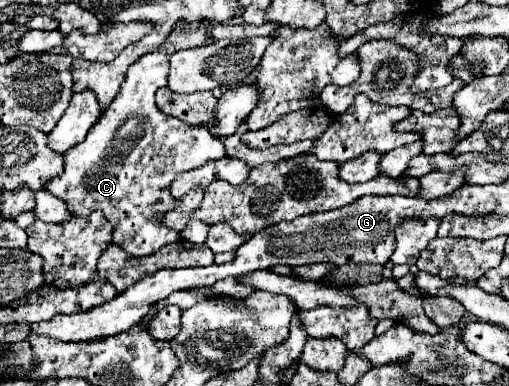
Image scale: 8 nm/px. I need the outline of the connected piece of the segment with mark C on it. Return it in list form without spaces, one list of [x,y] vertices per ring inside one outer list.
[[[201,23],[195,31],[175,27],[163,47],[137,59],[129,67],[111,107],[107,107],[103,117],[91,127],[85,141],[67,151],[63,175],[45,185],[47,191],[67,203],[73,215],[103,211],[113,225],[113,243],[135,257],[151,255],[179,239],[175,229],[161,225],[153,217],[175,205],[175,197],[169,193],[175,175],[227,155],[219,137],[213,137],[201,127],[191,127],[175,117],[167,117],[155,105],[155,91],[167,85],[169,55],[179,49],[205,45],[209,41],[209,29],[211,23]]]

